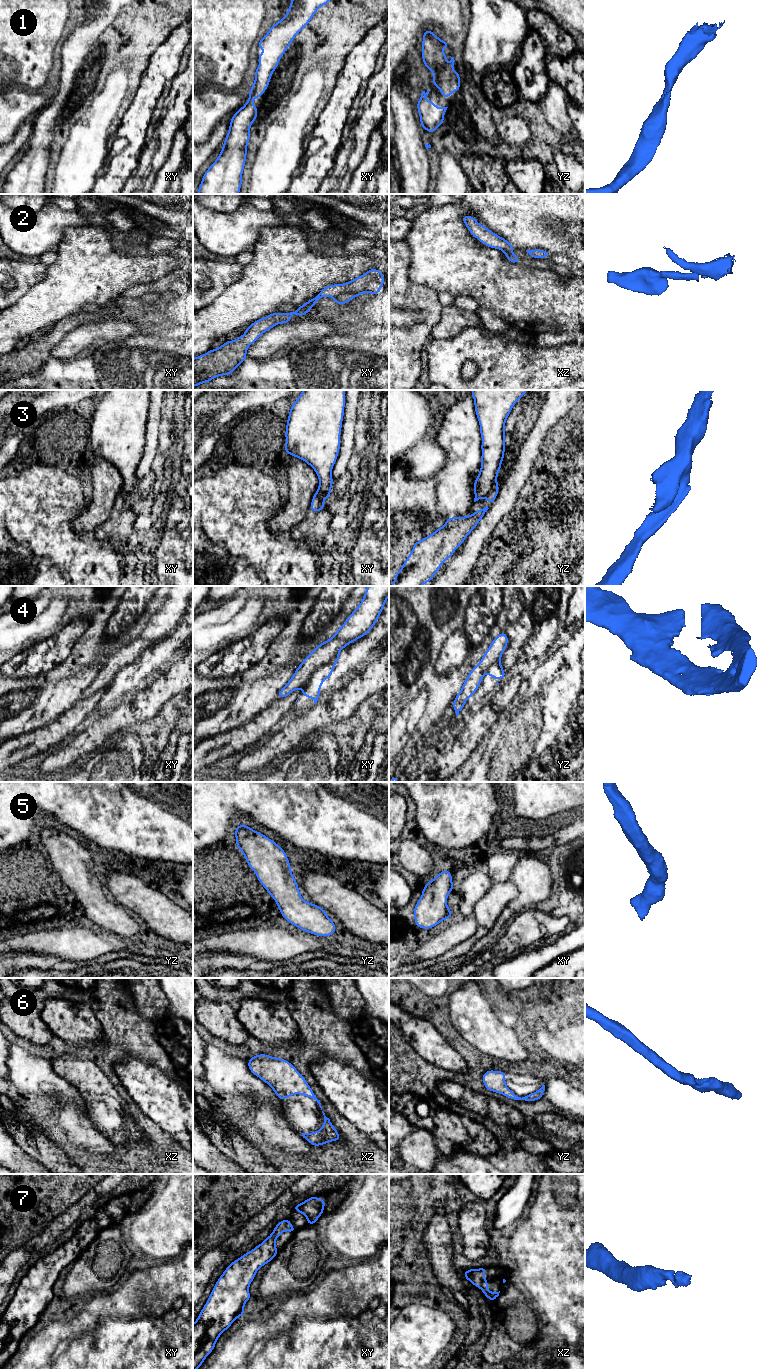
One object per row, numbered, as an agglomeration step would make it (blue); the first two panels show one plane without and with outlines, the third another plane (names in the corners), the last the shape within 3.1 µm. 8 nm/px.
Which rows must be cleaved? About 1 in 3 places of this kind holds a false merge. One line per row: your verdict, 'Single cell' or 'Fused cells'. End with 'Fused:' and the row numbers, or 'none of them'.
1: Single cell
2: Single cell
3: Fused cells
4: Fused cells
5: Single cell
6: Single cell
7: Single cell
Fused: 3, 4

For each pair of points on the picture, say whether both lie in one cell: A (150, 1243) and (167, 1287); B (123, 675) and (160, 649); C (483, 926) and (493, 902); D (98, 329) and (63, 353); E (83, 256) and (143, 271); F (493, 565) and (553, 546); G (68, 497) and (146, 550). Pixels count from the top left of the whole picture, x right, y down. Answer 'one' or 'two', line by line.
A: two
B: one
C: one
D: one
E: one
F: one
G: one

